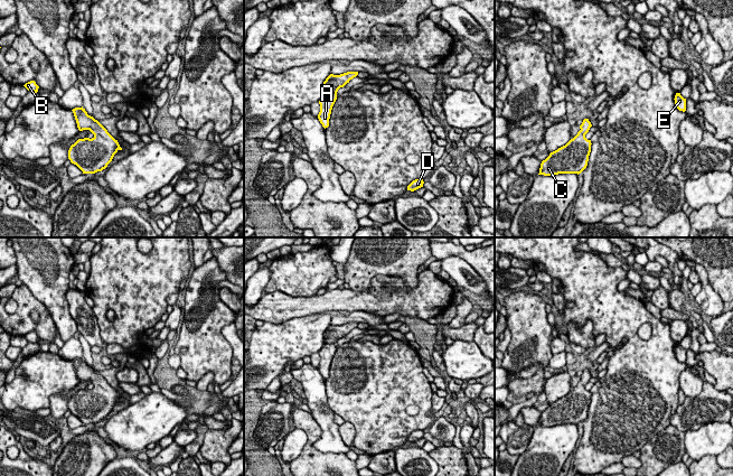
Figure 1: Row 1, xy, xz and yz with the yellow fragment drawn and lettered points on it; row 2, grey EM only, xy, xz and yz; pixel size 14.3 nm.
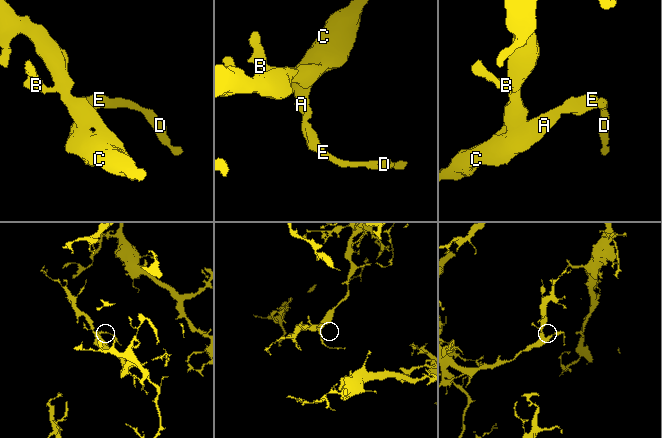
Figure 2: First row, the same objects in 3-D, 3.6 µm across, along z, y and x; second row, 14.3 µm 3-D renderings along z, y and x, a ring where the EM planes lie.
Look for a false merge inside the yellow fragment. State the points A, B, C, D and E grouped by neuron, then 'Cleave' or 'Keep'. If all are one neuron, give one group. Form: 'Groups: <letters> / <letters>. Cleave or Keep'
Groups: A B C D E. Keep

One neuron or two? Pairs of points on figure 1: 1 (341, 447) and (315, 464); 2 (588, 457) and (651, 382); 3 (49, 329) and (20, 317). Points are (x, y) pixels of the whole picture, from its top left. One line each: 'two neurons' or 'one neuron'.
1: two neurons
2: one neuron
3: one neuron

